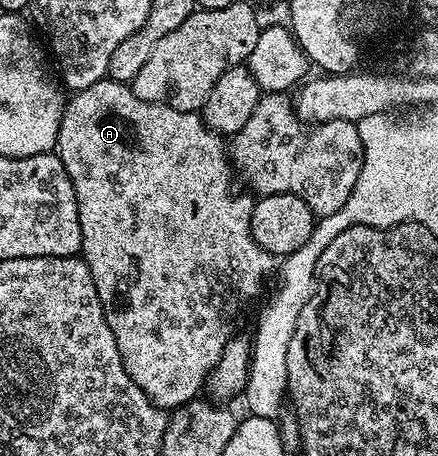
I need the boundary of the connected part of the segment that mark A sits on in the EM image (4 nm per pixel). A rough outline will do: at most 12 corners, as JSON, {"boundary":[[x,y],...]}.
{"boundary":[[108,77],[55,153],[131,381],[202,394],[274,256],[198,112]]}

